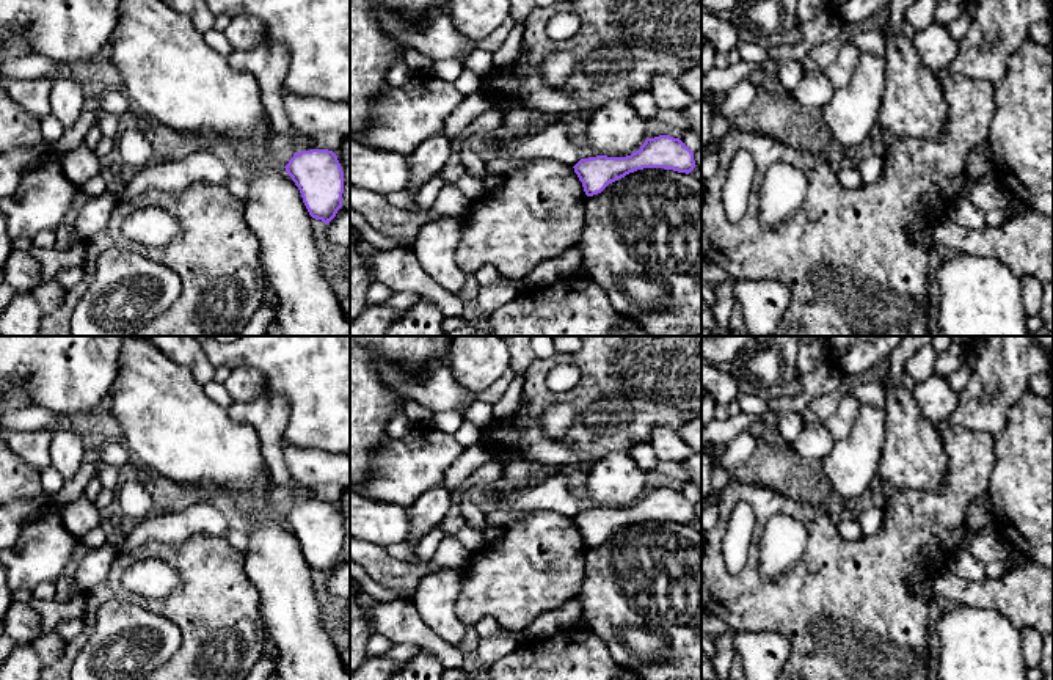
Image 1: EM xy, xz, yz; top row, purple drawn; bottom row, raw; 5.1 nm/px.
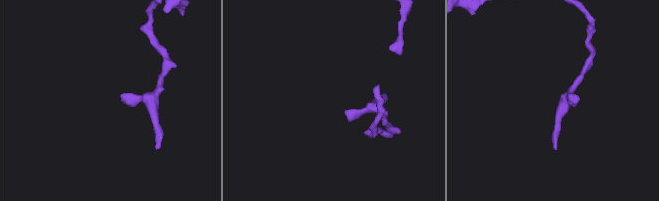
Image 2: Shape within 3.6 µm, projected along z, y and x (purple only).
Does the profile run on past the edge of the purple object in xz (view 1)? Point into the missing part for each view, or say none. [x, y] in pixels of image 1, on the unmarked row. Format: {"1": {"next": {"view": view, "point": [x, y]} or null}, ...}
{"1": {"next": null}}

